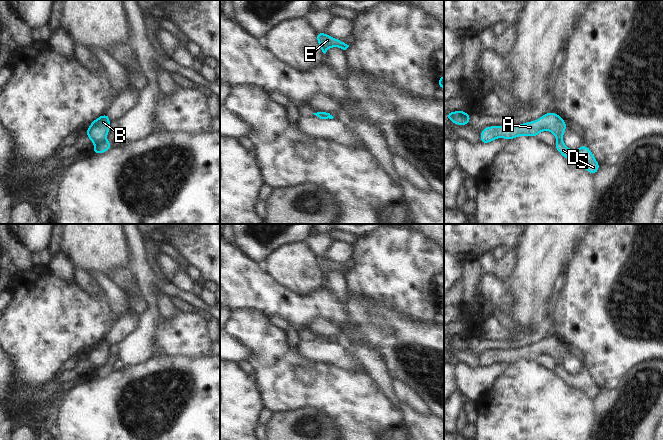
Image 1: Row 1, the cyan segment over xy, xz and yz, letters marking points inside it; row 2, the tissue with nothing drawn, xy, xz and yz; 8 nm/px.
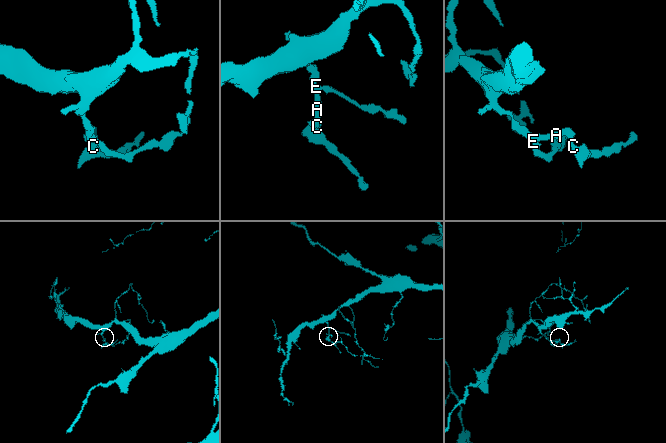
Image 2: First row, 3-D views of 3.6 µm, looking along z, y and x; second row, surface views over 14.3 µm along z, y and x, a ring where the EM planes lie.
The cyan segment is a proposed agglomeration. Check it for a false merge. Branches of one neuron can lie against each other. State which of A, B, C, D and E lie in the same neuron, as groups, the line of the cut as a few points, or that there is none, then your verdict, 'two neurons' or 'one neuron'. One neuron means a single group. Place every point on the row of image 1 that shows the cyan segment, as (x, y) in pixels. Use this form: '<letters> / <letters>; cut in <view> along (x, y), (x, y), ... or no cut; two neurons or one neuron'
A B E / C D; cut in xy along (105, 139), (96, 144); two neurons

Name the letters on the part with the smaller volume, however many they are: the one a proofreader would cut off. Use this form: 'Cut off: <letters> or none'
Cut off: C, D

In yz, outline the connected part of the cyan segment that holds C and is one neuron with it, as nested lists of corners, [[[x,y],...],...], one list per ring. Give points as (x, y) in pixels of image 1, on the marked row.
[[[557,140],[554,147],[567,161],[583,166],[592,176],[601,167],[586,144],[576,150],[571,150],[564,144],[563,140]]]

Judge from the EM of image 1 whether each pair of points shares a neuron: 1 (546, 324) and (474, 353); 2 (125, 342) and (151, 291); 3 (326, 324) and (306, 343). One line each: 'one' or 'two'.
1: one
2: one
3: two

